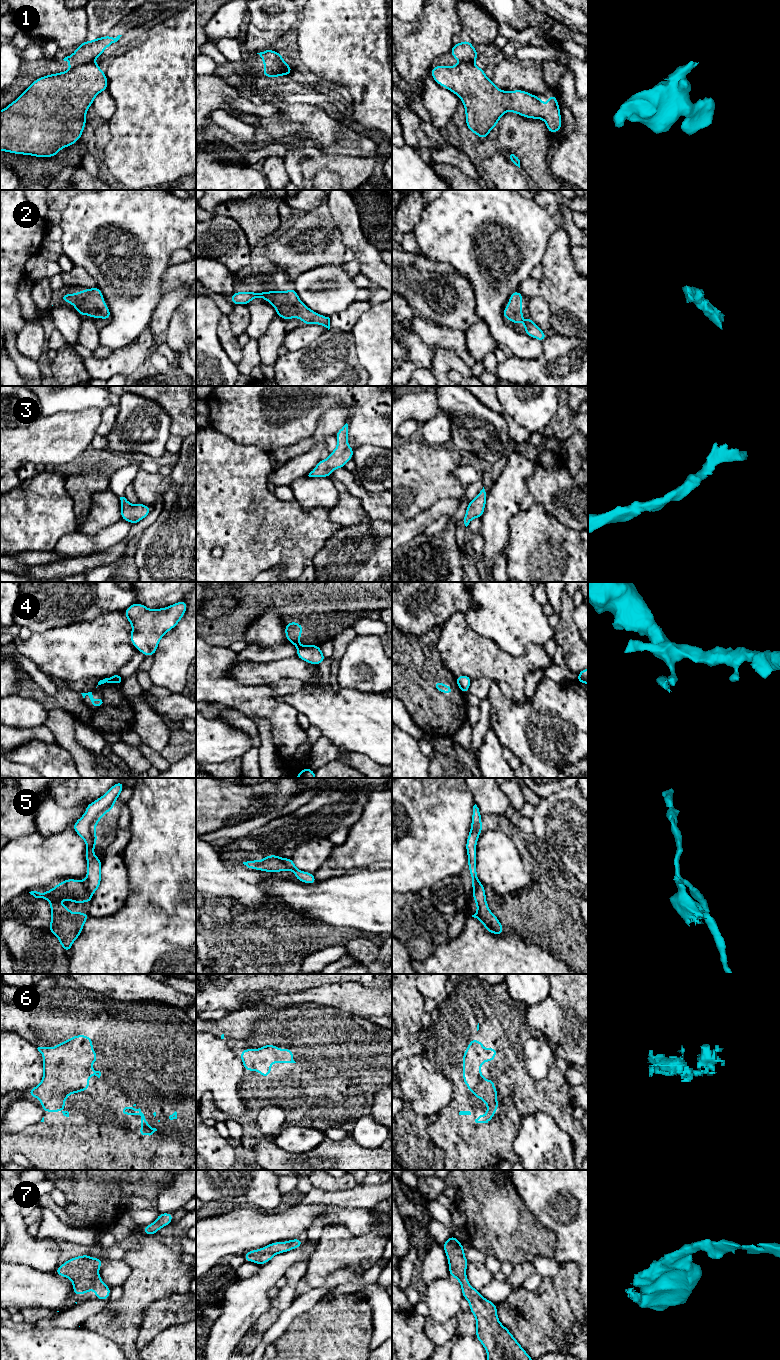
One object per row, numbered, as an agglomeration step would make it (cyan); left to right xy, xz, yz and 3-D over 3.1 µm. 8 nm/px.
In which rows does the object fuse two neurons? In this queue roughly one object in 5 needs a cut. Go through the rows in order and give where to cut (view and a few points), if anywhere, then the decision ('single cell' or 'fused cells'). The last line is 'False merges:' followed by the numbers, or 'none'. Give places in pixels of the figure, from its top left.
1: cut xy (92, 61), (82, 63), (70, 70); fused cells
2: cut none; single cell
3: cut none; single cell
4: cut xz (303, 645), (297, 647); fused cells
5: cut xy (84, 881), (92, 894); fused cells
6: cut none; single cell
7: cut none; single cell
False merges: 1, 4, 5

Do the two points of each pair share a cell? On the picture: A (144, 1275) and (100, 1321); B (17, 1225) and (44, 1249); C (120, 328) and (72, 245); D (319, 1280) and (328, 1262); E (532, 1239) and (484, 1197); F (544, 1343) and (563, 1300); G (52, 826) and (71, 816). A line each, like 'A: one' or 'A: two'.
A: one
B: one
C: one
D: one
E: one
F: one
G: one

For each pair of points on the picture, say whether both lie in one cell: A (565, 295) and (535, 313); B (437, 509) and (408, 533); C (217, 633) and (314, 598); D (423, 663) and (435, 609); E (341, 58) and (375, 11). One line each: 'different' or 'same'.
A: different
B: same
C: same
D: different
E: same

